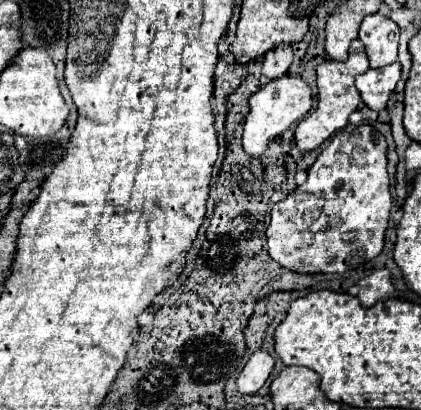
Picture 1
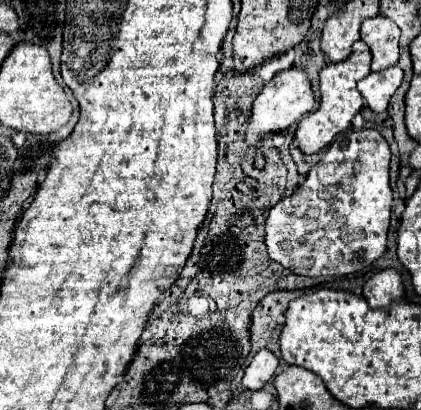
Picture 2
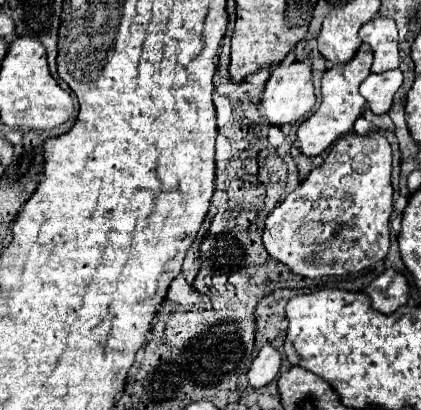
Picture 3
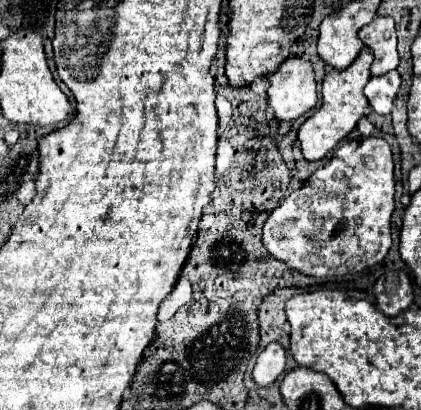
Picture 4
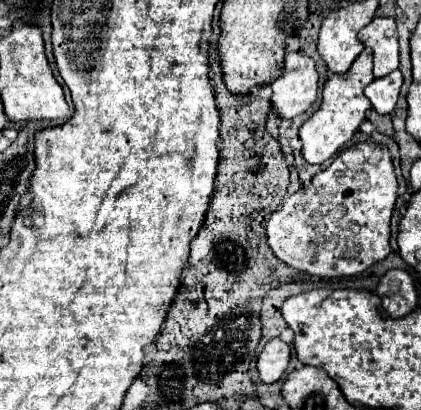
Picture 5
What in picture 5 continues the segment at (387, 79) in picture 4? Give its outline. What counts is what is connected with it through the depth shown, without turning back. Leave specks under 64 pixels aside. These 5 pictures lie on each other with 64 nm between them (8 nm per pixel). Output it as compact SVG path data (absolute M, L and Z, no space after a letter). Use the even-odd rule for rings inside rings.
M394 70L384 78L374 78L366 86L364 92L366 92L366 98L370 100L372 108L378 114L390 114L396 106L400 86L402 86L402 74L400 74L400 70Z

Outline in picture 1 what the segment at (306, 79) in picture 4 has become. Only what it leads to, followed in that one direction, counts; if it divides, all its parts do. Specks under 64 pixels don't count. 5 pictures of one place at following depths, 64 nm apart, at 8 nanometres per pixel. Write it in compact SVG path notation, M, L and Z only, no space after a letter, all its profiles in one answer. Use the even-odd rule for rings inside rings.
M286 74L262 86L258 92L250 96L248 102L250 102L250 112L244 120L242 146L248 156L262 156L272 140L276 140L284 130L288 130L288 126L306 116L306 112L312 108L312 94L308 84L300 76Z

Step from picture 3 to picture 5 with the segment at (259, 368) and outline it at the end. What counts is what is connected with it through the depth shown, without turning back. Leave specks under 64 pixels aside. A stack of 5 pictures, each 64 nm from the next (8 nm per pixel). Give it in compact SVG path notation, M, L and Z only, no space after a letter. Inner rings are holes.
M272 338L258 356L258 376L264 384L280 380L290 362L290 344L280 338Z

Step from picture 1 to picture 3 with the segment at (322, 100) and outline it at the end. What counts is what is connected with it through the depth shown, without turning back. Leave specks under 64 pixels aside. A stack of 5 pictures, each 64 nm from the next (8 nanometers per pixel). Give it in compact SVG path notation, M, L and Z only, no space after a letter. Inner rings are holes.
M360 44L358 52L354 54L354 58L350 62L340 64L340 66L332 66L330 70L324 72L324 76L322 76L322 104L312 116L308 116L298 126L298 132L296 132L298 142L300 142L300 150L304 156L322 154L338 136L352 130L356 118L366 108L366 100L364 100L364 96L360 96L358 86L370 74L370 66L372 66L372 48L368 44Z

